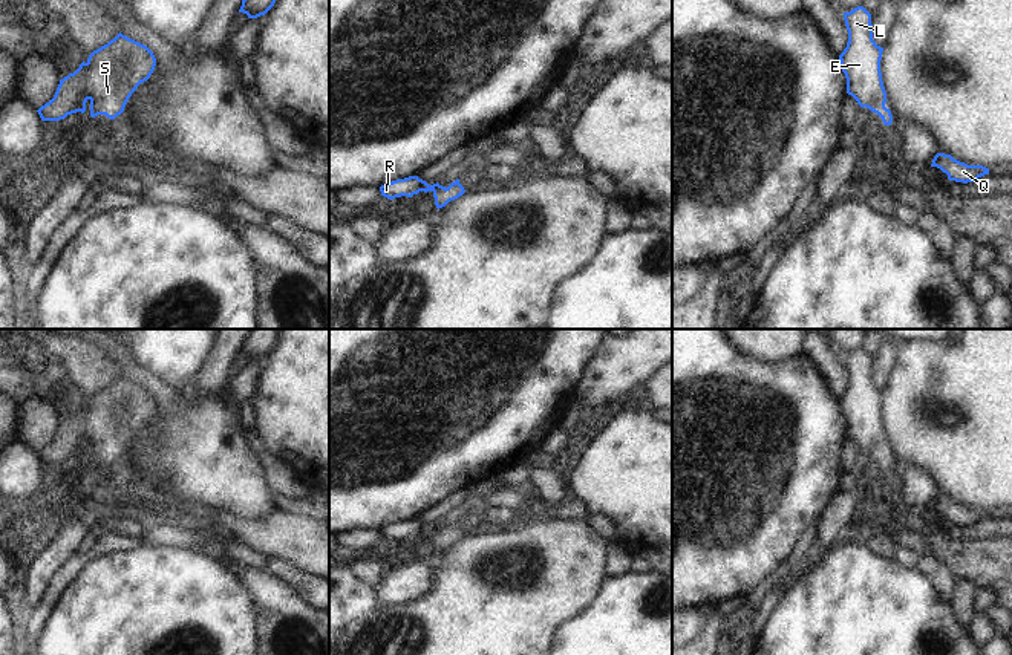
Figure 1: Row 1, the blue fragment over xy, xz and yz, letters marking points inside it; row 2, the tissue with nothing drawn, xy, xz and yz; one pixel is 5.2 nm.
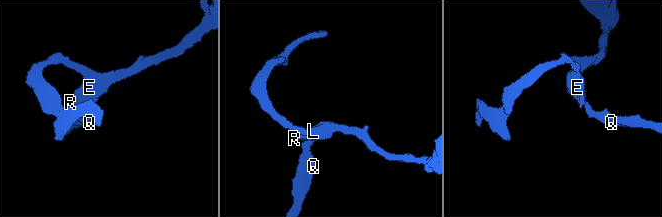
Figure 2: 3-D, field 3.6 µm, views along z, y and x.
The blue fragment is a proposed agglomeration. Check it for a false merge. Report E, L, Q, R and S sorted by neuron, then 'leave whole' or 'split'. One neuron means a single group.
groups E L Q R S; leave whole

